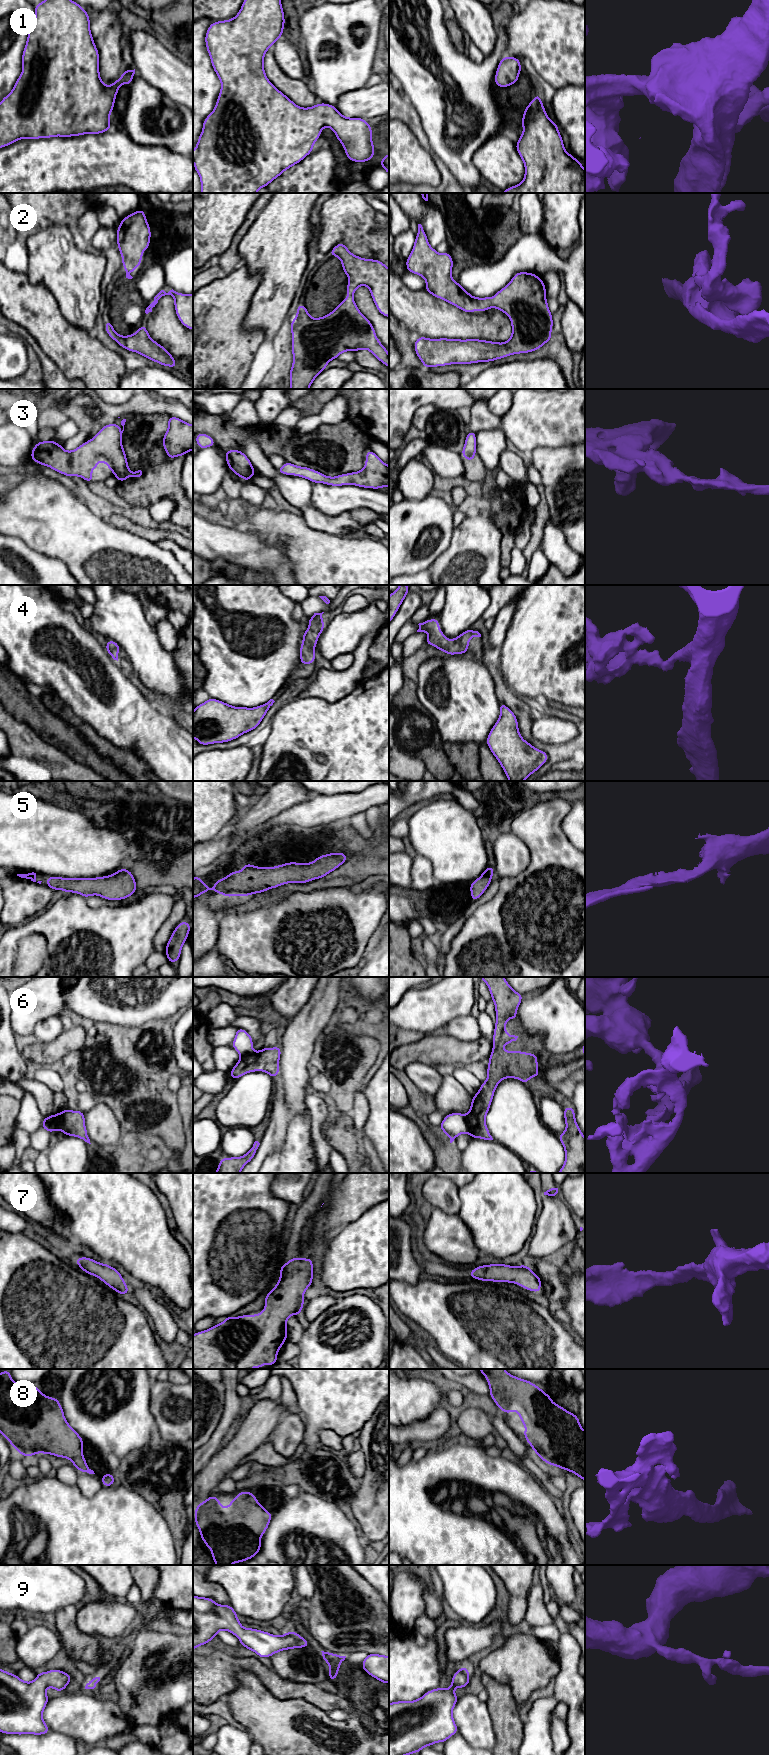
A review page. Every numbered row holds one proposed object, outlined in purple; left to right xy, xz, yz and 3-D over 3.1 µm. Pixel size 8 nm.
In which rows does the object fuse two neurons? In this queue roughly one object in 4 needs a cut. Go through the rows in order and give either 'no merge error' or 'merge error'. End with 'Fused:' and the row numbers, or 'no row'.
1: no merge error
2: no merge error
3: no merge error
4: no merge error
5: no merge error
6: merge error
7: no merge error
8: no merge error
9: no merge error
Fused: 6

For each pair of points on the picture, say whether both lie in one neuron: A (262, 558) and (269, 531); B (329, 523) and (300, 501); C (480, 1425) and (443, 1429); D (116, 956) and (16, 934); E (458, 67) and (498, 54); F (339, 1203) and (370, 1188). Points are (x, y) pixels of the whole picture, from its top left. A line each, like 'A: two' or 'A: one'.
A: two
B: one
C: two
D: one
E: one
F: one

